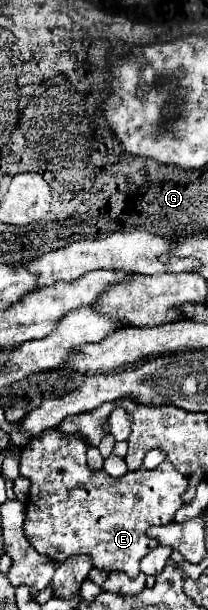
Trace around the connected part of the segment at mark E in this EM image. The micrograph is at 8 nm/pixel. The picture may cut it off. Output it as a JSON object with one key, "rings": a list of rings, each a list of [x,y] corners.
{"rings":[[[47,430],[37,438],[31,438],[29,444],[23,448],[19,476],[31,482],[29,488],[29,504],[27,504],[27,518],[25,518],[25,536],[29,538],[31,546],[49,556],[55,562],[63,562],[73,554],[89,554],[93,558],[93,566],[101,570],[117,570],[125,572],[129,578],[137,578],[139,574],[139,560],[147,556],[151,550],[159,546],[155,538],[147,538],[147,530],[151,526],[165,526],[173,520],[175,512],[181,508],[181,494],[185,492],[189,480],[187,476],[179,474],[171,462],[161,462],[155,470],[137,470],[127,472],[123,478],[111,478],[105,470],[93,472],[85,462],[87,444],[77,434],[63,434],[59,430]]]}

